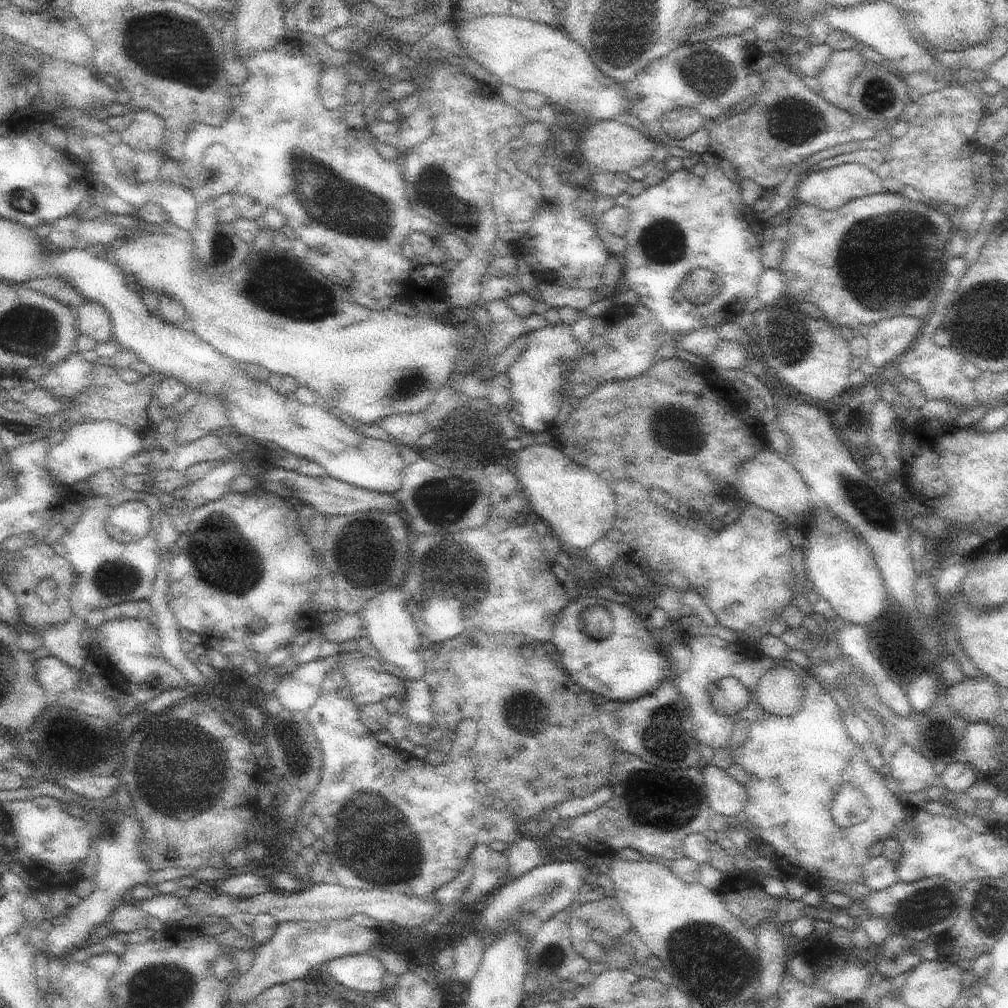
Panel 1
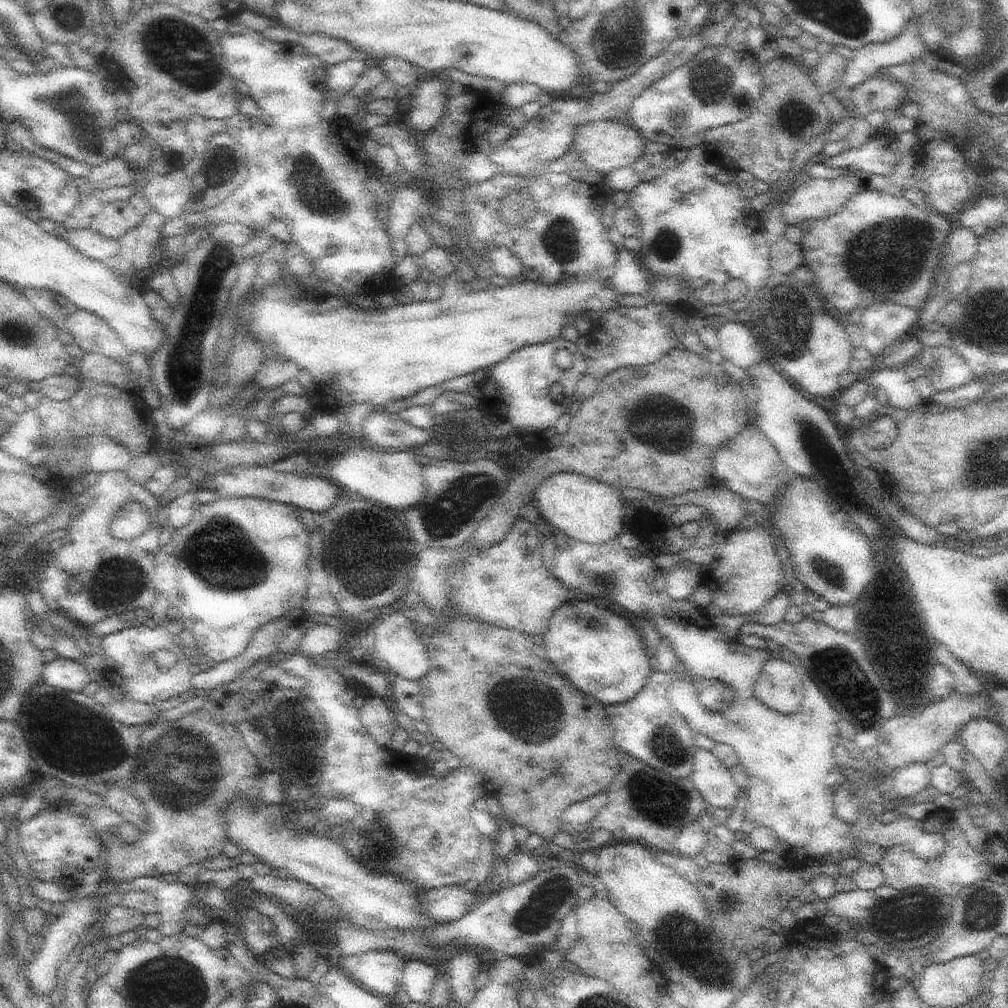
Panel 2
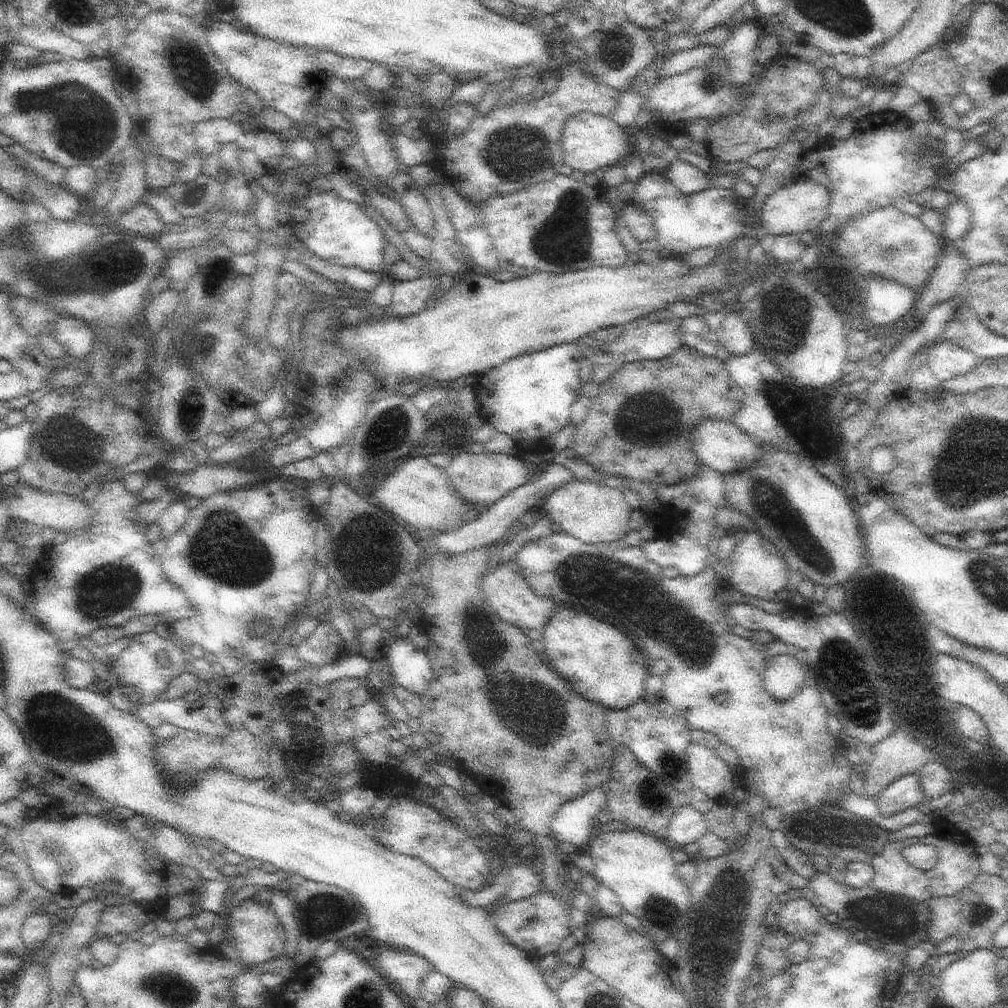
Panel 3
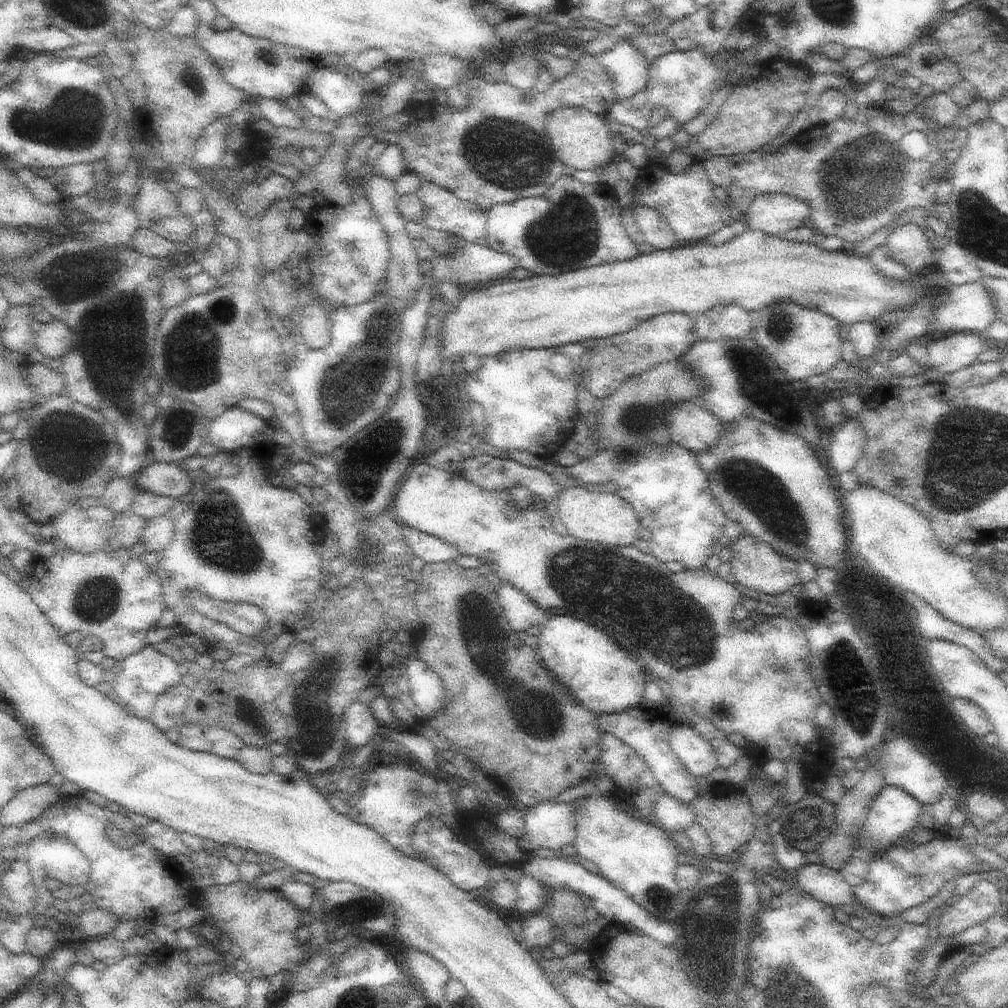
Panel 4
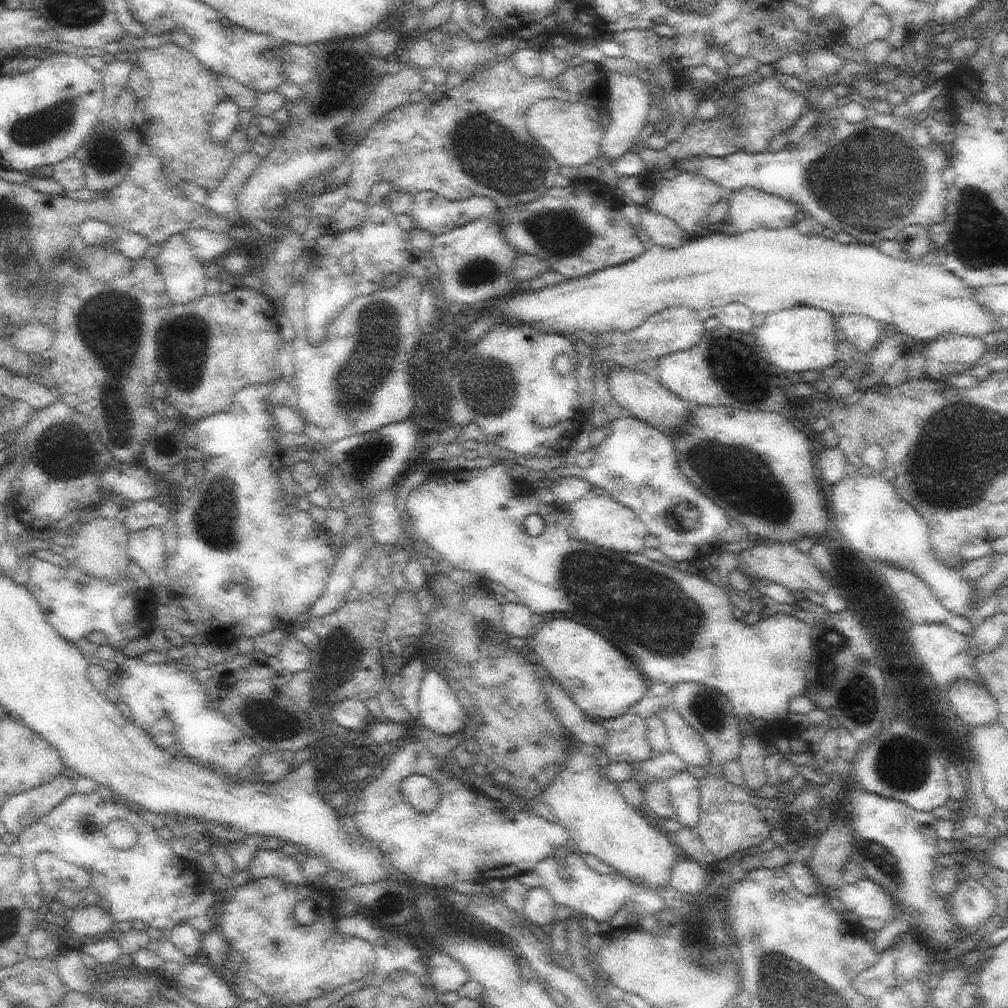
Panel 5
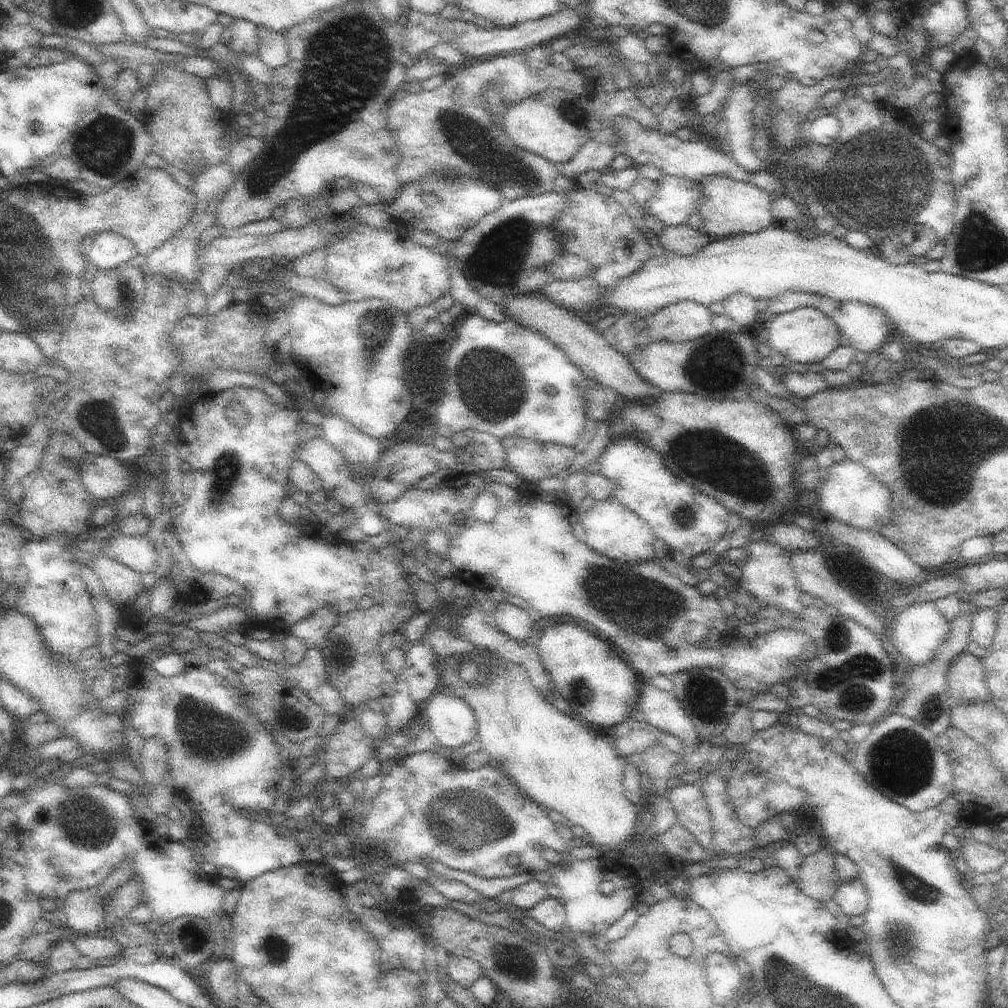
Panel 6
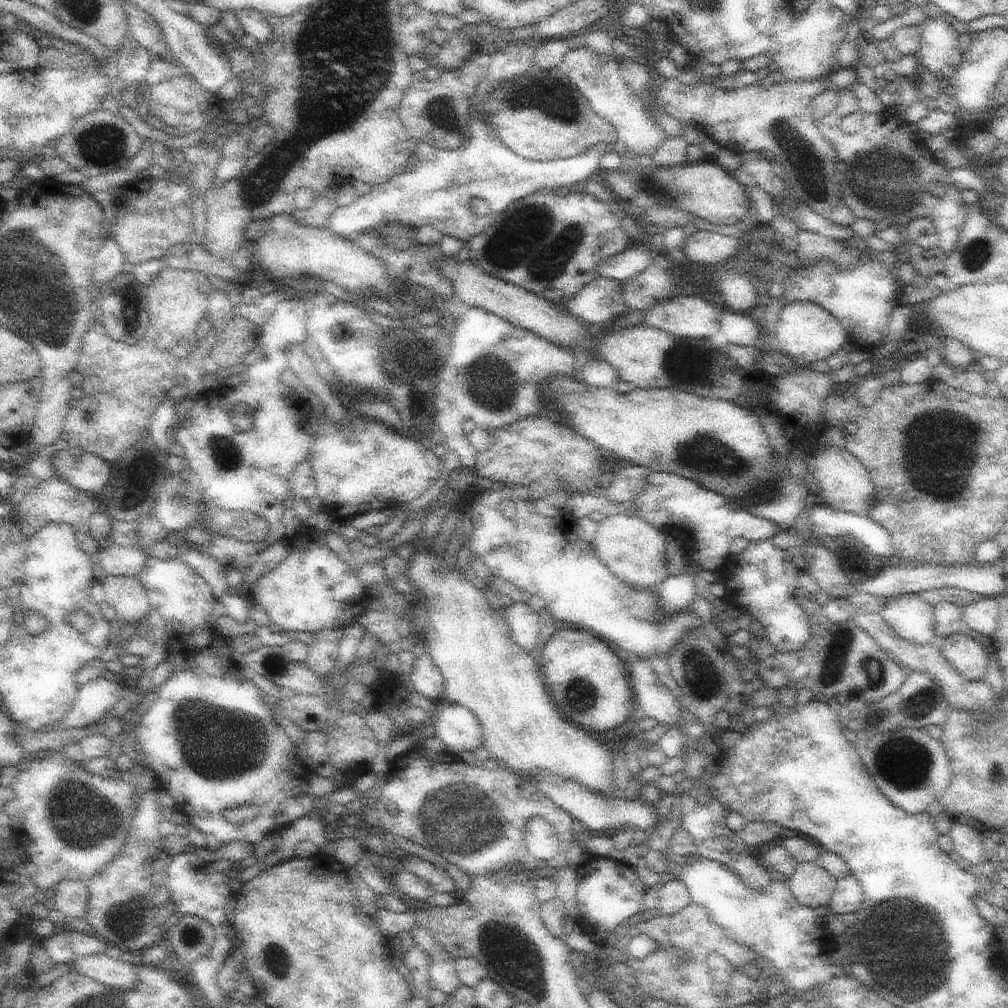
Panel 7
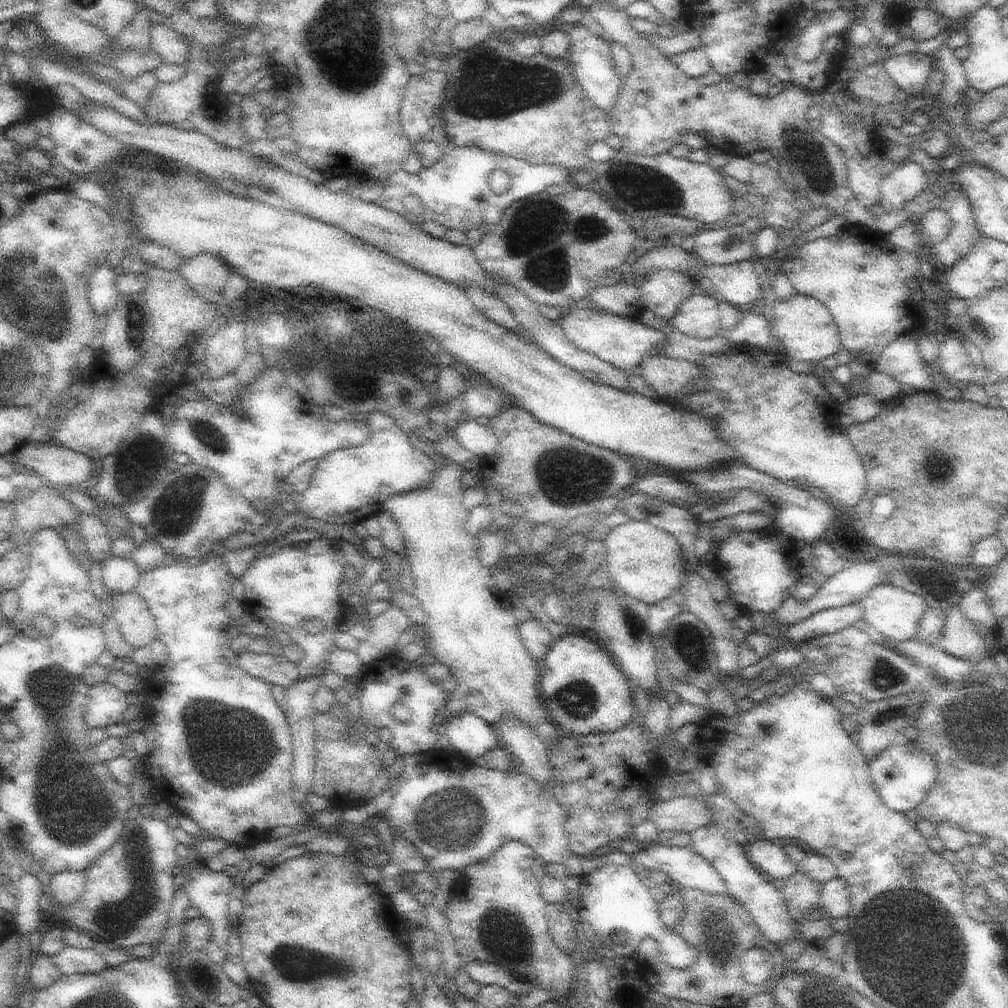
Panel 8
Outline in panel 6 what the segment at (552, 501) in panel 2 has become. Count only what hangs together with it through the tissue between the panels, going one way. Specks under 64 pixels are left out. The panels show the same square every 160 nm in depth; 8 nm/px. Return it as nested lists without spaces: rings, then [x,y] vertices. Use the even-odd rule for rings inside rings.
[[[620,501],[610,504],[610,502],[596,502],[594,507],[586,514],[586,520],[580,521],[586,528],[586,542],[590,548],[593,548],[598,554],[603,554],[619,563],[638,564],[646,561],[656,561],[656,552],[654,551],[654,542],[658,540],[656,533],[648,526],[648,523],[637,514],[634,514],[629,508],[626,508]]]

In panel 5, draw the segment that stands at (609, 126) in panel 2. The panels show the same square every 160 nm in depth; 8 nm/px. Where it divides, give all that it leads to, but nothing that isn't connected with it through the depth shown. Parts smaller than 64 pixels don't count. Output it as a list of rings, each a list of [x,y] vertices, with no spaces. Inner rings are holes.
[[[562,99],[539,100],[528,109],[525,118],[528,132],[560,166],[577,168],[590,164],[592,160],[601,156],[601,140],[606,130],[605,123],[596,107],[588,103],[573,103]]]

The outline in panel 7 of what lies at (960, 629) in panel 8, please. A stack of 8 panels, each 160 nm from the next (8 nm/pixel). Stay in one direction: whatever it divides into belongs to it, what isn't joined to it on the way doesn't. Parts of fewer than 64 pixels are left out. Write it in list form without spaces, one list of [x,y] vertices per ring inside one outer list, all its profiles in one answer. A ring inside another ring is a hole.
[[[973,633],[947,636],[941,650],[960,676],[966,676],[972,682],[986,679],[992,656],[973,638]]]

